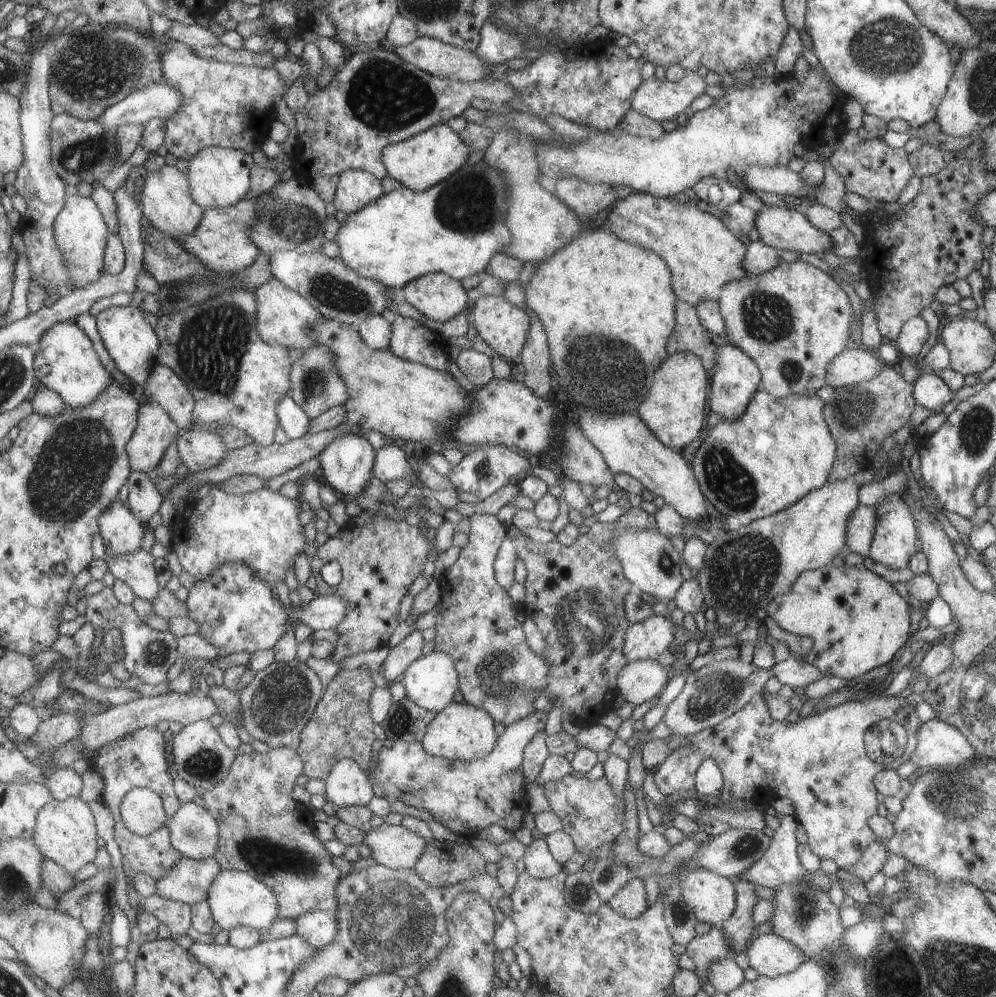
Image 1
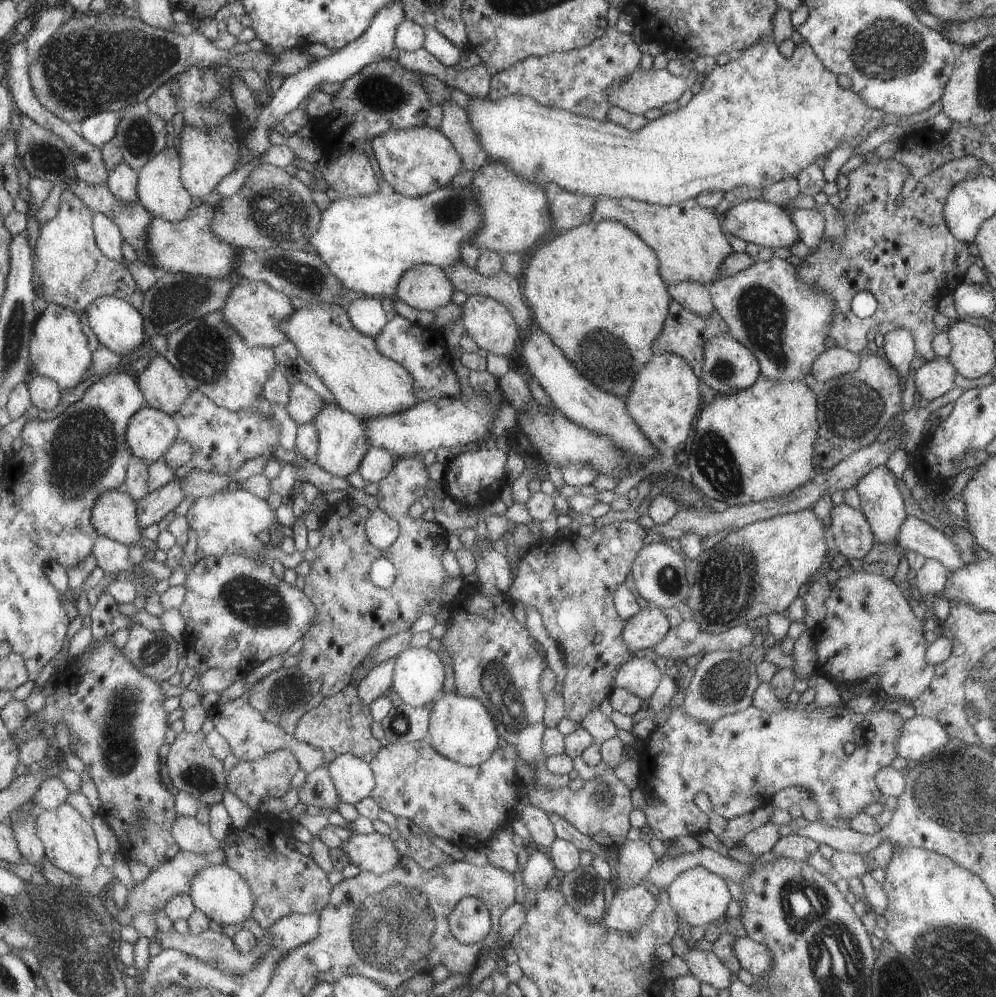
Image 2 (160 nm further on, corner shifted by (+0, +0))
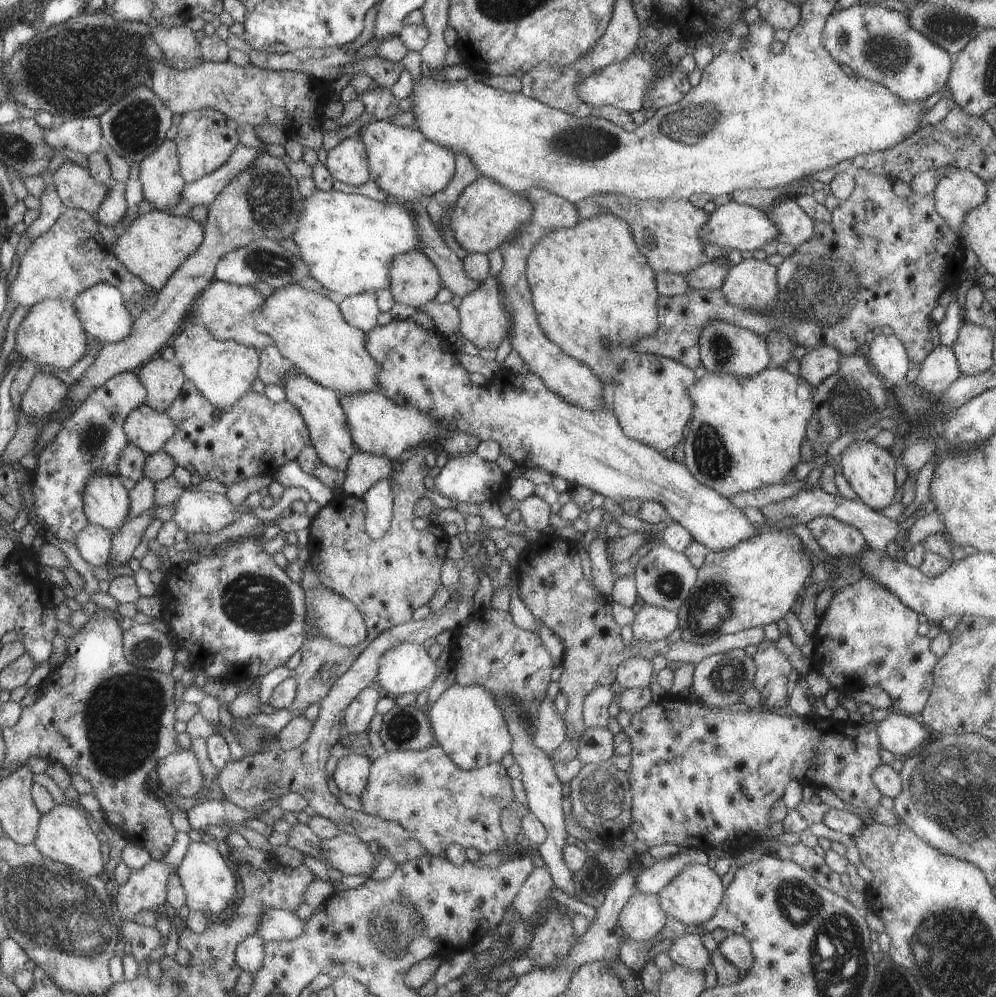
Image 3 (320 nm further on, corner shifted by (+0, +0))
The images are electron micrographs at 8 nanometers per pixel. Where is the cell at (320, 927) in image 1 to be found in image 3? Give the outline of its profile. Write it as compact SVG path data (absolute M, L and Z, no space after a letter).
M267 908L259 920L256 934L264 941L279 942L279 940L293 940L303 934L305 919L301 920L292 912L282 909Z

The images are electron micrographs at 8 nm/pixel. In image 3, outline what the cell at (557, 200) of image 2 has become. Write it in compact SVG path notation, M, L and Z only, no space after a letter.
M529 188L522 194L527 196L527 200L534 205L534 215L531 220L502 244L499 244L499 252L503 257L503 267L497 276L497 284L500 290L503 290L502 307L507 313L510 313L513 334L510 338L510 346L523 363L527 365L528 370L541 378L543 385L551 392L557 393L563 400L577 408L586 409L587 412L599 412L609 406L609 389L603 386L602 382L595 377L593 370L587 369L581 361L563 353L549 337L543 333L538 324L538 316L534 310L534 304L531 301L530 288L525 282L526 265L525 258L527 252L533 250L539 239L547 236L549 232L558 229L572 228L578 224L579 212L574 203L563 199L562 197L541 188Z

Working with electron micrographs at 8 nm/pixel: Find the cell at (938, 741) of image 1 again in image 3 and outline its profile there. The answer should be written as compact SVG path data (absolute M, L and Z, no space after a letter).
M889 710L887 718L878 722L878 738L882 749L892 753L895 758L904 759L911 750L915 750L917 747L921 748L931 739L931 733L916 716Z

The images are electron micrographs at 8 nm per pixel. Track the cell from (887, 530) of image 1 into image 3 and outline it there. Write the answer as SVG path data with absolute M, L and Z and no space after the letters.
M882 429L873 441L852 441L840 454L838 466L841 468L841 474L859 501L875 511L891 505L891 498L895 494L895 480L893 480L895 460L891 458L891 454L887 454L887 448L893 444L894 439L895 433Z

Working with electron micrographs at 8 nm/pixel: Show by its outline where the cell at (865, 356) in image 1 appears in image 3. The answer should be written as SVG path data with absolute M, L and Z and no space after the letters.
M818 347L808 351L799 361L799 377L818 386L834 374L842 364L843 355L835 348Z

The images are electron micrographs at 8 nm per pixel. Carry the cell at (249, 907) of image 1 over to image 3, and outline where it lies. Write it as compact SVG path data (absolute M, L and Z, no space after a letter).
M191 842L189 850L179 865L179 877L187 894L187 906L190 911L205 912L206 915L217 914L227 906L235 892L235 878L225 866L223 858L215 850L213 843Z

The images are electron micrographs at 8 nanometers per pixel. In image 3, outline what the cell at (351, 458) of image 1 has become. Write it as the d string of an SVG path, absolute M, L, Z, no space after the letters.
M285 374L283 386L286 400L300 411L301 417L309 430L310 443L314 448L321 464L338 470L345 471L351 456L358 450L351 437L350 424L346 412L342 408L339 396L329 388L315 384L305 375Z

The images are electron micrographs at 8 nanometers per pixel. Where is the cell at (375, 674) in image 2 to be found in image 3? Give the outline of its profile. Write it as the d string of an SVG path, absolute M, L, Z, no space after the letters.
M374 679L366 688L363 688L347 708L341 720L341 733L349 732L349 734L359 734L366 732L368 724L375 715L375 704L380 698L379 692L373 688L376 680Z

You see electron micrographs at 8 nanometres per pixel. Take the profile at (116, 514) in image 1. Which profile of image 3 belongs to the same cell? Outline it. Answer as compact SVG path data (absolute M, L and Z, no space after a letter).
M97 472L91 480L87 480L86 490L86 514L92 524L107 528L112 534L117 534L131 516L130 490L127 490L121 482L120 476Z

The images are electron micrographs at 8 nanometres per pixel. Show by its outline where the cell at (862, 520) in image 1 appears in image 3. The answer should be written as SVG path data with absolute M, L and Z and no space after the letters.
M817 516L805 524L817 544L830 557L853 558L869 548L867 540L855 526L843 524L831 516Z

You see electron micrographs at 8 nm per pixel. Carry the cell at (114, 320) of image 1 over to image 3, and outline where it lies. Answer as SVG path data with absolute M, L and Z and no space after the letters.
M101 283L79 294L74 305L85 331L106 345L127 339L135 330L126 302L119 288Z

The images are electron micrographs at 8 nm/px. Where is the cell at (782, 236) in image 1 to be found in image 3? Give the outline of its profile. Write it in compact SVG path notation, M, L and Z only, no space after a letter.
M729 201L723 206L717 206L707 220L706 225L702 228L700 235L703 242L715 244L717 248L729 248L743 251L754 251L761 249L763 245L771 243L775 236L779 234L778 225L775 224L766 211L759 208L752 208L739 202Z

